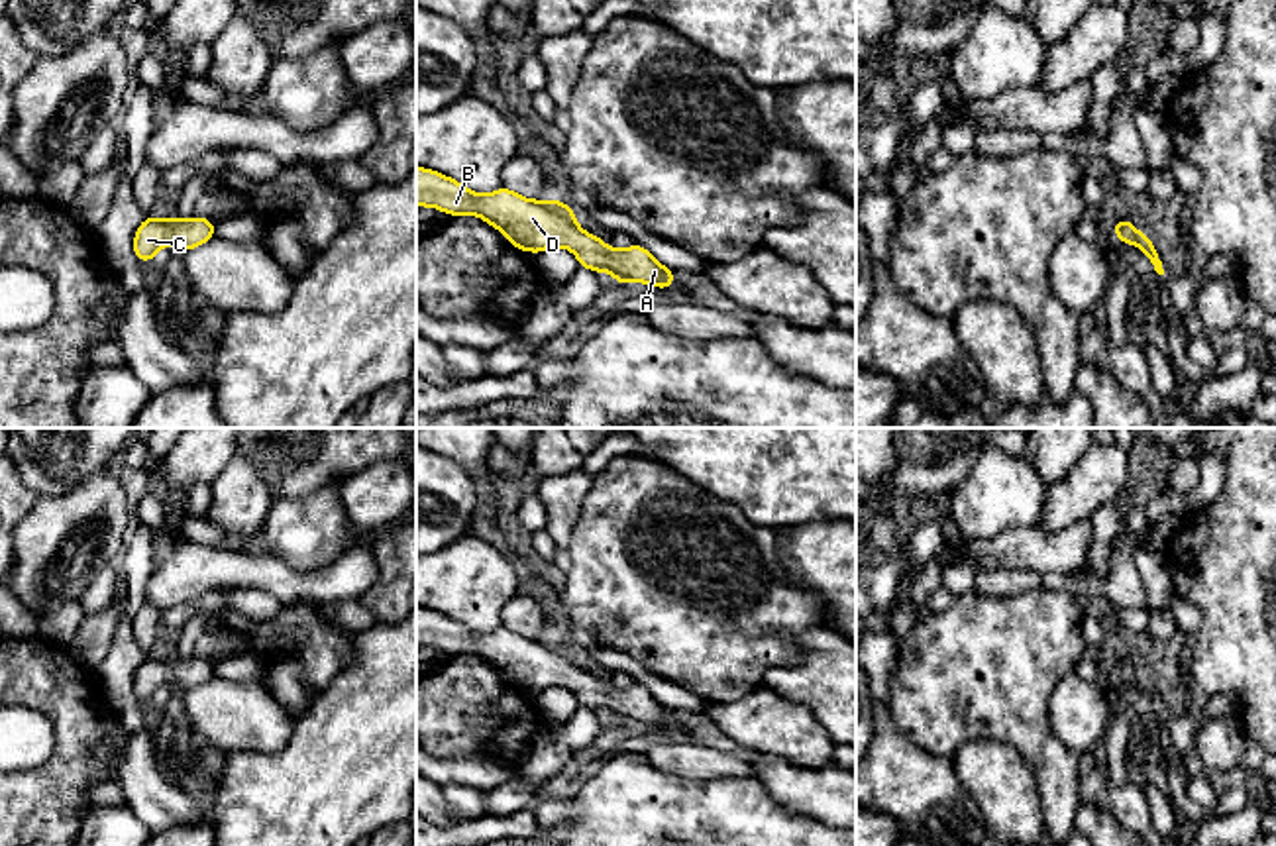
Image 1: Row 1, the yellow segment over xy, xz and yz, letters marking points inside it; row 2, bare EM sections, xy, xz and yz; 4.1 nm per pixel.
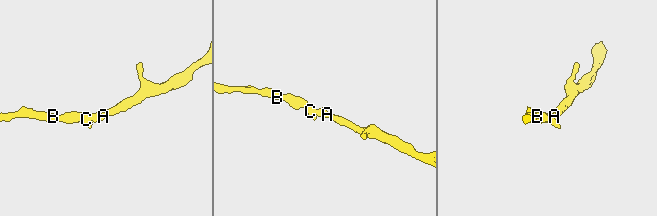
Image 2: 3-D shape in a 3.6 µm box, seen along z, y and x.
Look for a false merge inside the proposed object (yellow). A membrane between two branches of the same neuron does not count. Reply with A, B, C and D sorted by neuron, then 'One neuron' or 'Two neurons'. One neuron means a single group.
Groups: A B C D. One neuron

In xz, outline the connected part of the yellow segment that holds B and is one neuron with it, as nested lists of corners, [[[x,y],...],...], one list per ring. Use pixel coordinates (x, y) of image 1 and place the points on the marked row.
[[[416,167],[416,206],[432,206],[450,216],[475,214],[522,251],[567,247],[581,267],[599,275],[607,269],[622,285],[638,281],[669,289],[675,281],[673,271],[658,263],[646,247],[634,243],[626,249],[611,249],[607,241],[583,232],[575,212],[554,198],[528,200],[505,186],[479,194],[446,175]]]

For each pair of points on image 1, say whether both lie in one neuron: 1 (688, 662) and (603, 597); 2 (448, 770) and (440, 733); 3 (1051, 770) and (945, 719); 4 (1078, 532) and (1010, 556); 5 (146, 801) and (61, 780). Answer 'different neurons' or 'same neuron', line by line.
1: same neuron
2: different neurons
3: same neuron
4: same neuron
5: different neurons

